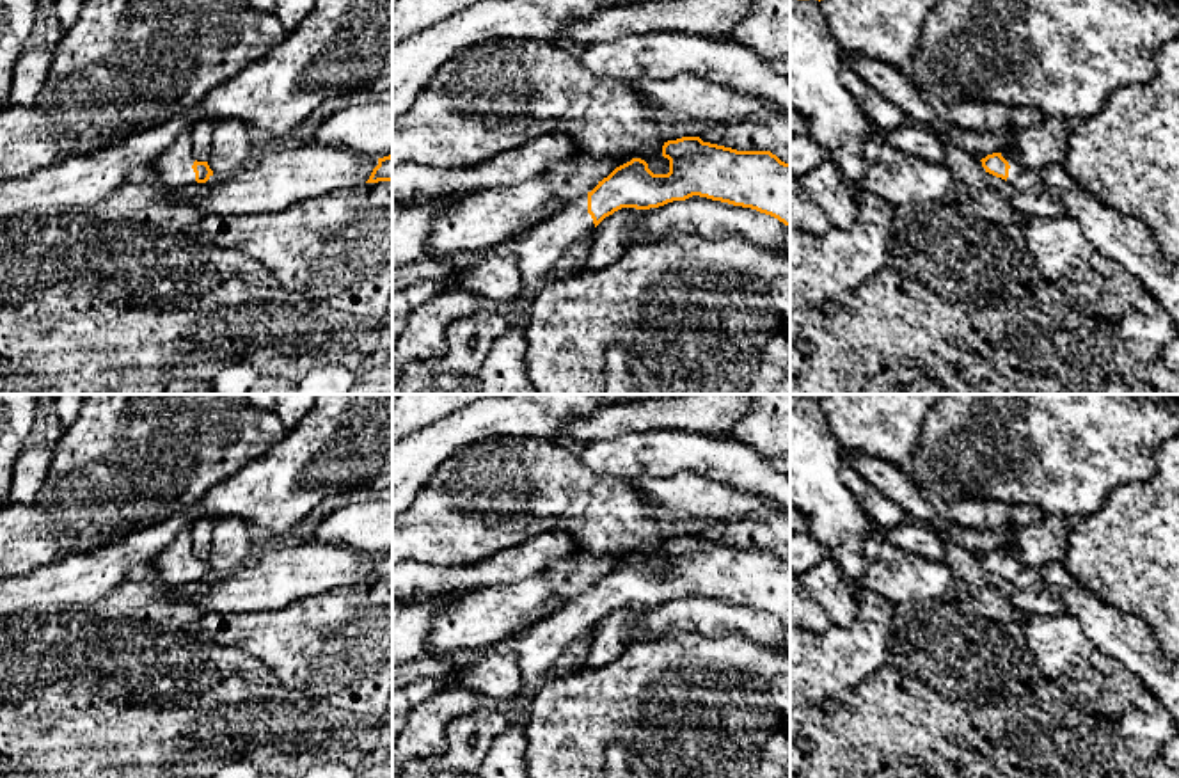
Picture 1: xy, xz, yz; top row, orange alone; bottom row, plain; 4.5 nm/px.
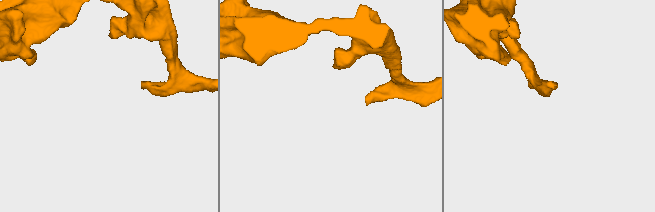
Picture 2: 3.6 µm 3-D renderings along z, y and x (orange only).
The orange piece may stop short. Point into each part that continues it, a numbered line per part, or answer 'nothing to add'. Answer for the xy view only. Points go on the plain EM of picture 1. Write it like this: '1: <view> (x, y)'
1: xy (173, 565)

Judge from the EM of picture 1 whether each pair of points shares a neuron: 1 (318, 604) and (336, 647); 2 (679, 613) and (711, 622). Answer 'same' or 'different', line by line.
1: same
2: same

